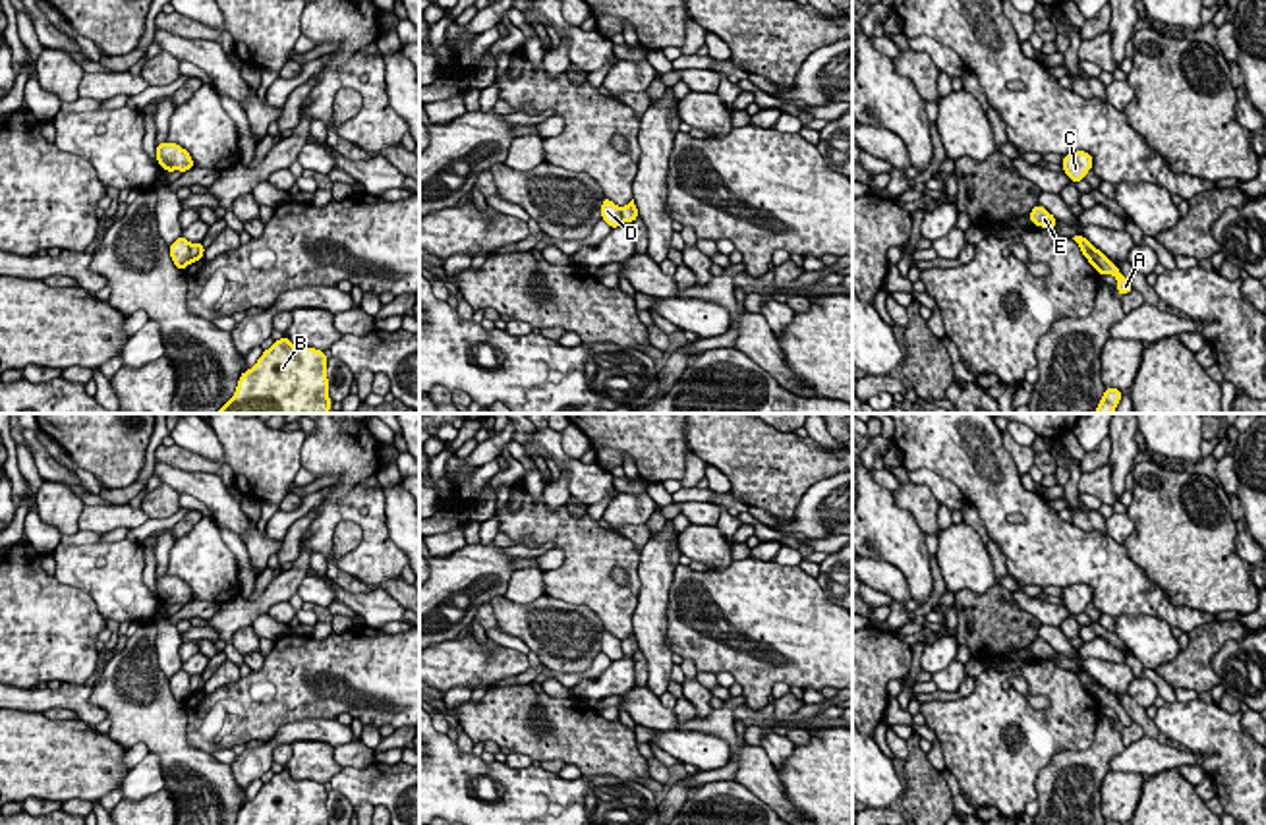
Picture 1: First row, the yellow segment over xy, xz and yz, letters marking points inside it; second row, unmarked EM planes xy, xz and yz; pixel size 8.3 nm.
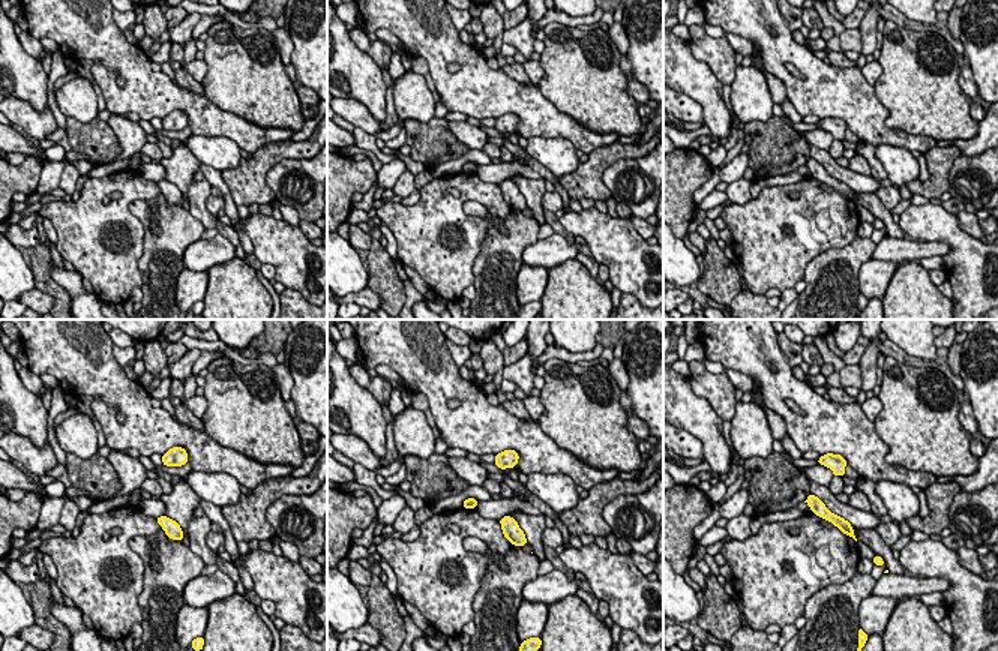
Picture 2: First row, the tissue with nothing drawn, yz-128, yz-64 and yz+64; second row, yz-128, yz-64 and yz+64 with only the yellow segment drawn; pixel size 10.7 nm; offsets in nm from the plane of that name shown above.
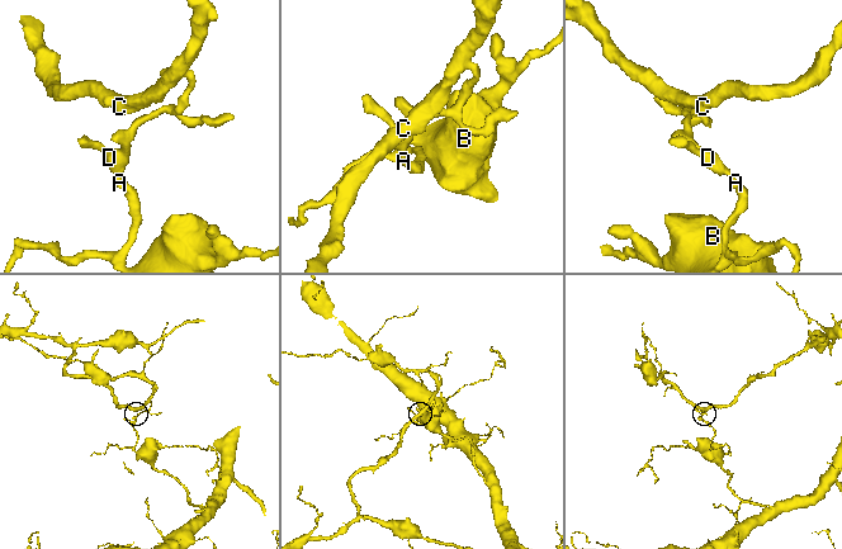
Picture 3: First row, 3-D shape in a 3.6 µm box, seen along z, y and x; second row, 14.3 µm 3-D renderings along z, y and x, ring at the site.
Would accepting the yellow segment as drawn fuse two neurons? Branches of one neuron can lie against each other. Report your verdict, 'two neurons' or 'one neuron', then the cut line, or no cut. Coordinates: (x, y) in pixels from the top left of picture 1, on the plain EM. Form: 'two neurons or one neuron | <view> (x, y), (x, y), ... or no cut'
two neurons | xz (621, 642), (625, 654)

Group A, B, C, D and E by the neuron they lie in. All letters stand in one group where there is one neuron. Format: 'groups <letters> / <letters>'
groups A B D / C E

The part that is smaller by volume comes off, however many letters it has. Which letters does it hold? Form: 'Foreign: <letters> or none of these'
Foreign: C, E

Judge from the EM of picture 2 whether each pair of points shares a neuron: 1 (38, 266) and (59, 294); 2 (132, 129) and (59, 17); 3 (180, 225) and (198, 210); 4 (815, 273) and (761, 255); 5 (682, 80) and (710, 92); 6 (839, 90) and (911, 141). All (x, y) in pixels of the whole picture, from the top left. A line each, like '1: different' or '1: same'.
1: same
2: different
3: different
4: different
5: same
6: same

